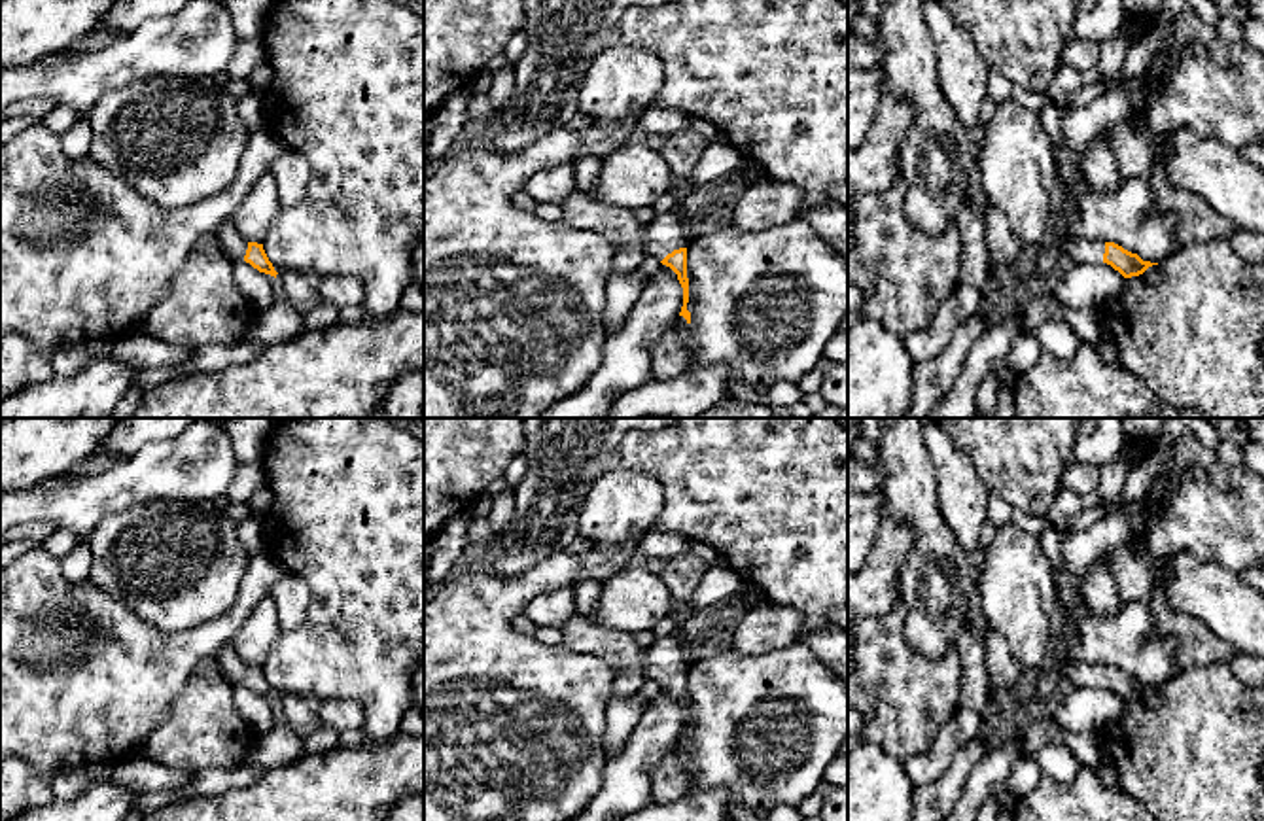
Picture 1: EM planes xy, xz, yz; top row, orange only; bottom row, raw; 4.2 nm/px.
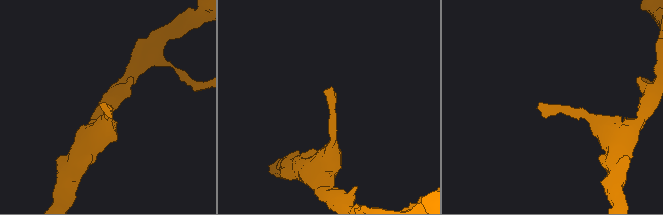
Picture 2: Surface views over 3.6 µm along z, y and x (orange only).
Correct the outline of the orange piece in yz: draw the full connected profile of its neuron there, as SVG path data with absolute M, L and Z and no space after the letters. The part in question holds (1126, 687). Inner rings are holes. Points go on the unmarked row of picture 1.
M1069 662L1065 675L1075 687L1107 687L1124 702L1139 700L1149 690L1158 689L1143 685L1137 677L1132 677L1115 666Z

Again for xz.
M676 636L658 638L653 645L643 647L645 675L649 687L670 690L683 711L683 730L679 740L691 747L689 702L687 702L687 664L681 656L679 639Z

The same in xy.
M225 643L218 656L216 662L223 675L233 683L233 685L246 685L259 696L271 698L276 702L276 694L272 687L269 685L263 668L257 666L246 666L231 649L229 643Z

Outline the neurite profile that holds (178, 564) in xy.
M155 499L106 516L87 535L93 552L89 581L165 632L185 632L225 615L238 594L250 554L237 537L237 524L210 499Z

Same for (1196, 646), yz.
M1158 588L1147 603L1152 615L1152 638L1175 638L1177 653L1173 664L1179 672L1211 666L1217 662L1232 664L1238 653L1230 643L1217 638L1200 619L1175 613L1169 605L1167 592Z

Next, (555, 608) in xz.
M560 586L535 596L524 613L535 626L562 628L577 613L573 586Z

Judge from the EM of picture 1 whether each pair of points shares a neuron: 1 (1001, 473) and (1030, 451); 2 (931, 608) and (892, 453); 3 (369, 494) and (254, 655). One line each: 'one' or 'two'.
1: one
2: one
3: two

